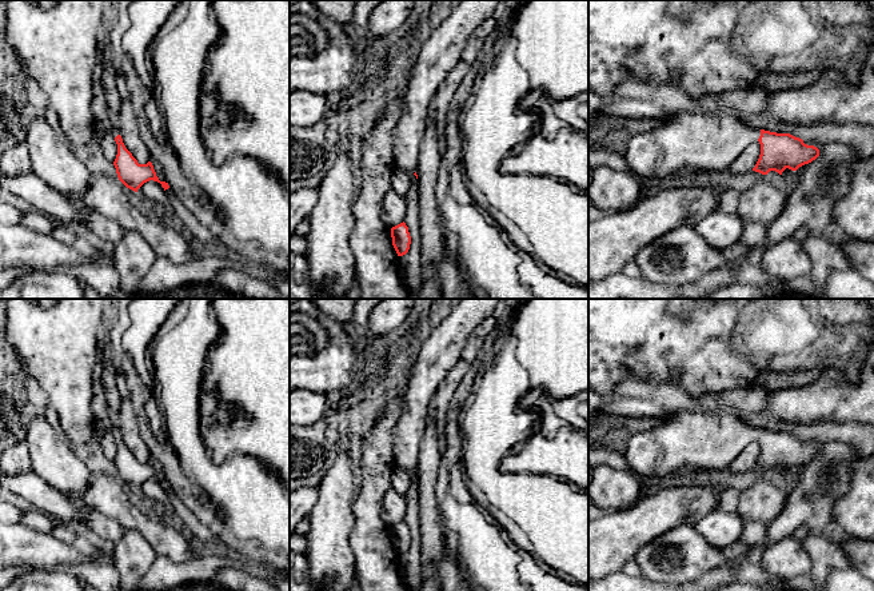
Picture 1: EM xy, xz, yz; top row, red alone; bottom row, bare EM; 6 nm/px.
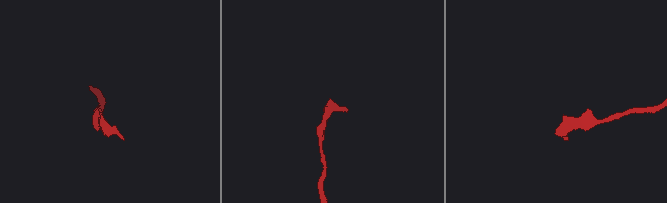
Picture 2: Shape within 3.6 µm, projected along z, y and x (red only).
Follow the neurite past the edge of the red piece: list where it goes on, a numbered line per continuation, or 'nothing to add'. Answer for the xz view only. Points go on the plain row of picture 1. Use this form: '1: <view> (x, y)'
nothing to add

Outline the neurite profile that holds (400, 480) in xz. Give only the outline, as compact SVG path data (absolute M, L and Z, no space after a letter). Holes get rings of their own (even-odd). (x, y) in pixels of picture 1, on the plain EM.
M395 468L392 476L391 476L391 488L398 491L402 495L406 495L406 492L410 488L410 475L411 472L403 468Z

